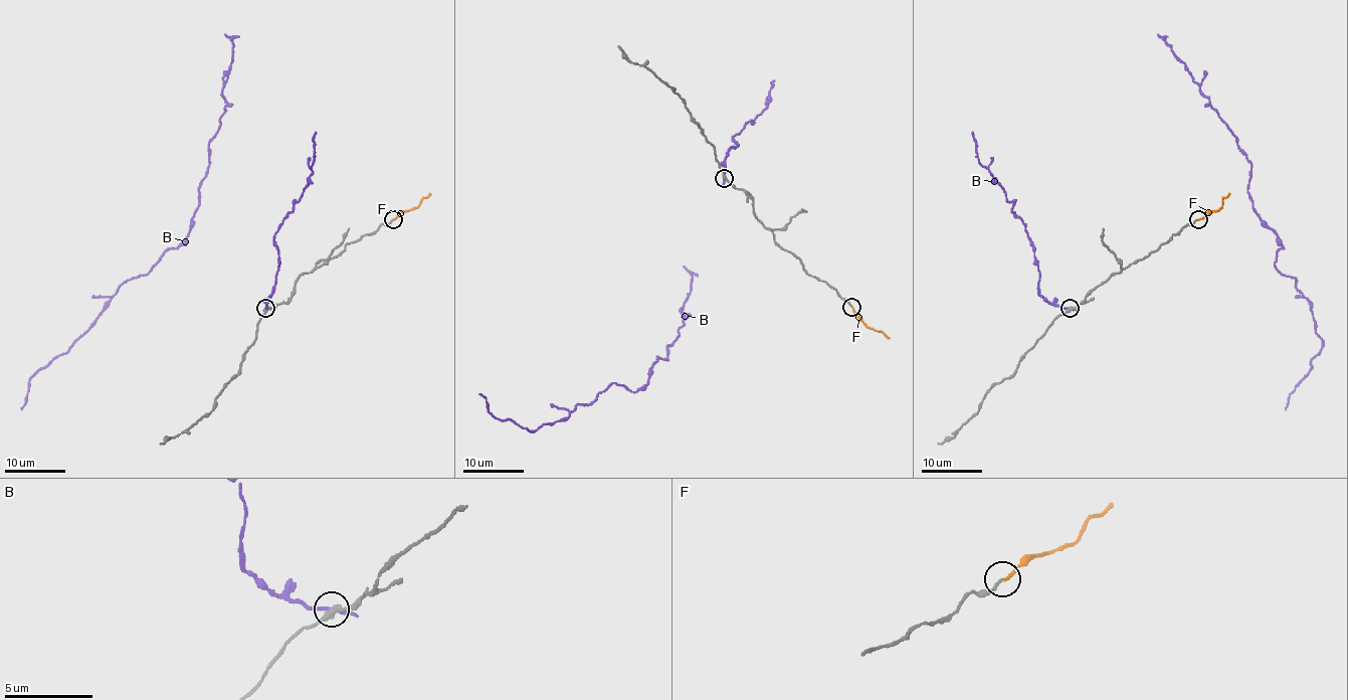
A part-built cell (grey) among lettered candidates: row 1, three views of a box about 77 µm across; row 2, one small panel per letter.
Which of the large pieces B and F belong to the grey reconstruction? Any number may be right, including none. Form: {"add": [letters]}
{"add": ["F"]}

